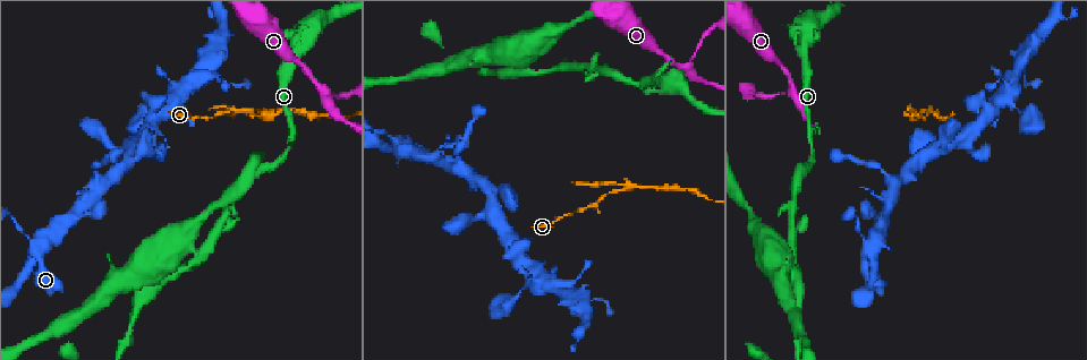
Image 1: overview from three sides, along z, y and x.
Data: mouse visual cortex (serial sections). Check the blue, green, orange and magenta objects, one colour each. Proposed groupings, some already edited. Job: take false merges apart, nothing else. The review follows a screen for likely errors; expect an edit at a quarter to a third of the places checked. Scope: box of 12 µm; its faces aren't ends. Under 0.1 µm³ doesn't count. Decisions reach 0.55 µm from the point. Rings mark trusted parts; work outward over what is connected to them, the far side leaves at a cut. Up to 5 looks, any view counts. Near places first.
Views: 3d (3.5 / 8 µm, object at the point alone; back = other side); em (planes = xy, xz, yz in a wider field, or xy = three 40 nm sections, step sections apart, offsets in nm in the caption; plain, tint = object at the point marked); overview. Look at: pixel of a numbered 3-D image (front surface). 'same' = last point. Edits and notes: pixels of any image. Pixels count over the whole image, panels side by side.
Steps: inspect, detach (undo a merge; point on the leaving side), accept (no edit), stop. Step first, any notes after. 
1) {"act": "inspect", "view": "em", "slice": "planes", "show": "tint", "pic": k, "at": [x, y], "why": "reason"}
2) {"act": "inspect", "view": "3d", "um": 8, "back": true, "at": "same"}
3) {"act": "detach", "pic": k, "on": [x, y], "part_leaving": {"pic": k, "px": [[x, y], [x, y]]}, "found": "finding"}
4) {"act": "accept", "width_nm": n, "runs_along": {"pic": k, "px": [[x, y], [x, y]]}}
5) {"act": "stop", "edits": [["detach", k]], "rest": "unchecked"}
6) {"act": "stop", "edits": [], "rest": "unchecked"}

{"act": "inspect", "view": "3d", "um": 3.5, "pic": 1, "at": [794, 271]}

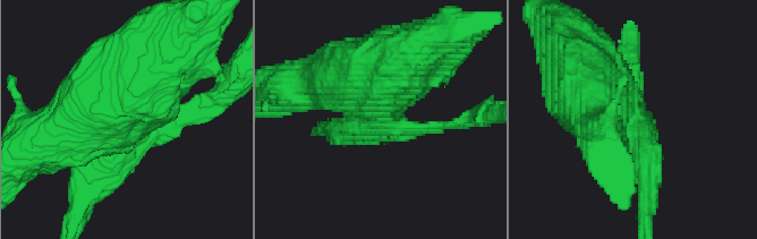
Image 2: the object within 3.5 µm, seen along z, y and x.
{"act": "inspect", "view": "em", "slice": "xy", "step": 5, "show": "tint", "pic": 2, "at": [629, 118], "why": "shape alone is not enough"}

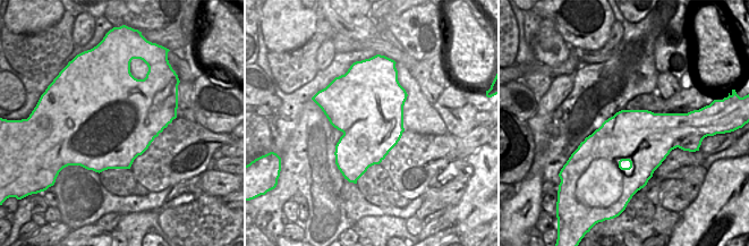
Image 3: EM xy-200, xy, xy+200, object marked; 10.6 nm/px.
{"act": "detach", "pic": 2, "on": [346, 104], "part_leaving": {"pic": 2, "px": [[377, 105], [360, 79], [287, 85]]}, "found": "a second cell is stuck on"}

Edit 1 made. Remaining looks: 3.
{"act": "inspect", "view": "3d", "um": 3.5, "pic": 1, "at": [325, 90], "why": "two arms in line, one across"}

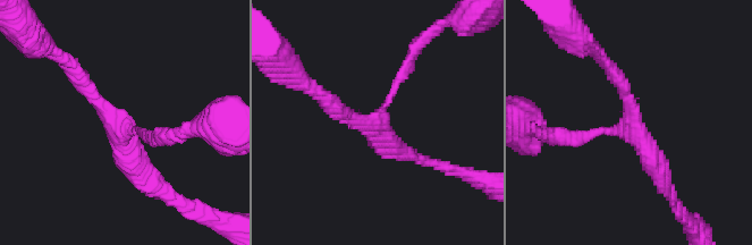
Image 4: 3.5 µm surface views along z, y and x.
{"act": "inspect", "view": "em", "slice": "xy", "step": 5, "show": "tint", "pic": 4, "at": [631, 125], "arms": 3, "arm_widths_nm": [150, 200, 300], "why": "need the tissue"}

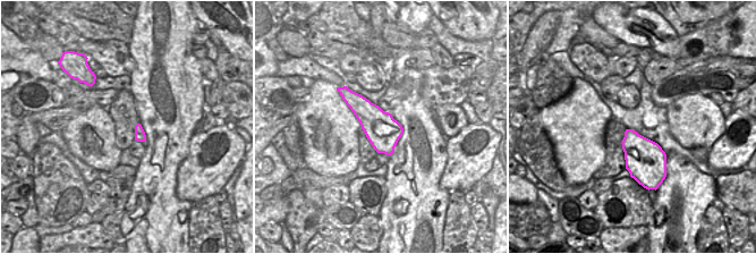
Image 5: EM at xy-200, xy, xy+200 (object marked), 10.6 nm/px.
{"act": "inspect", "view": "em", "slice": "xy", "step": 3, "show": "tint", "at": "same"}

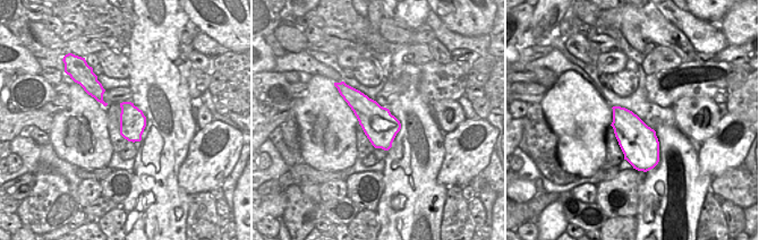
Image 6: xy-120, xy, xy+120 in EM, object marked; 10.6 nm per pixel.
{"act": "accept", "runs_along": {"pic": 4, "px": [[74, 70], [158, 185]]}, "found": "all the same cell"}

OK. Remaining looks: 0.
{"act": "stop", "edits": [["detach", 2]], "rest": "unchecked"}

